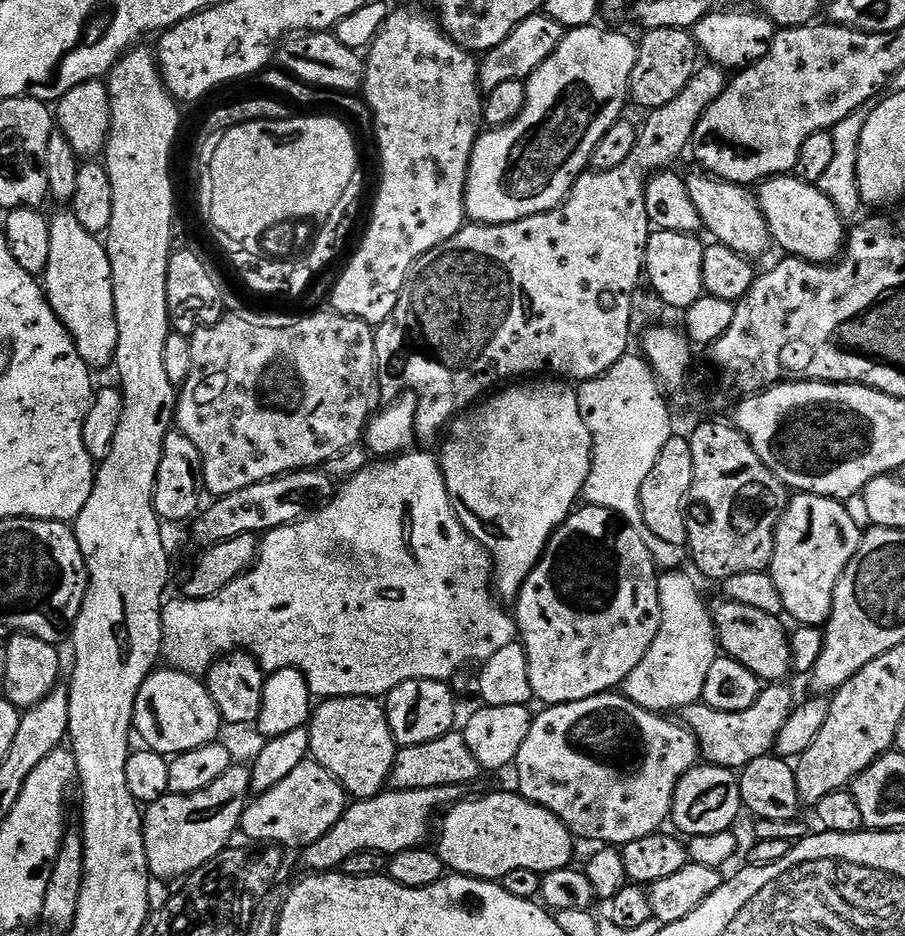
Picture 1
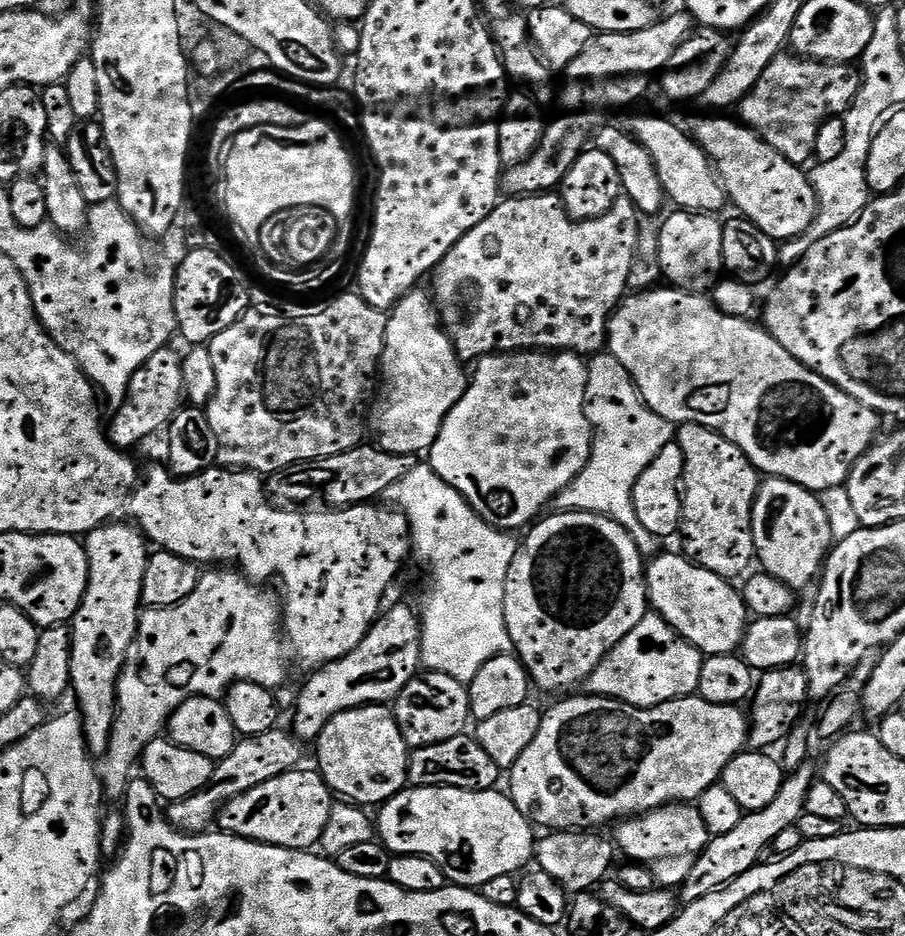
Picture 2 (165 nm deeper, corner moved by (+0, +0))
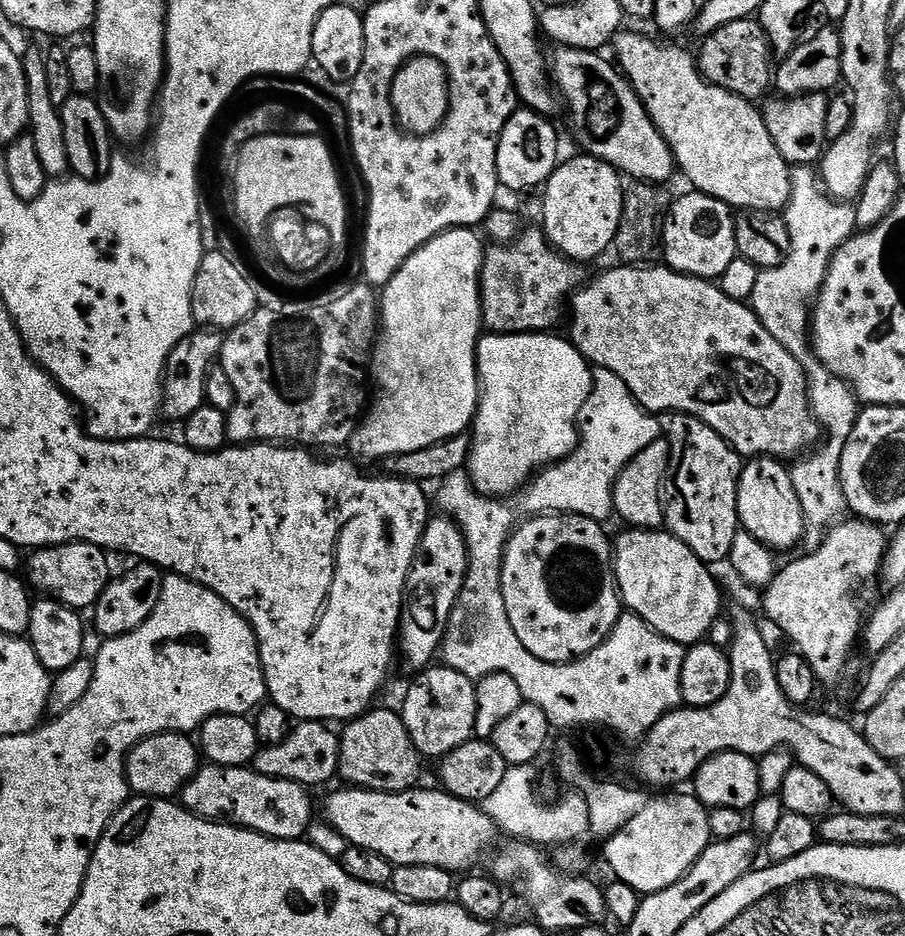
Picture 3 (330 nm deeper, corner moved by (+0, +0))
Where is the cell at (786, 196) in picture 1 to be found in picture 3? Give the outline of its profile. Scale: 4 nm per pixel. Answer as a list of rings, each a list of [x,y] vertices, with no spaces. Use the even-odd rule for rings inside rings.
[[[621,31],[614,41],[618,67],[644,103],[648,117],[670,146],[676,167],[681,173],[684,171],[685,178],[692,183],[689,185],[697,192],[705,192],[708,196],[726,202],[734,210],[783,213],[790,202],[792,168],[782,158],[782,154],[778,154],[774,138],[770,138],[770,130],[766,130],[763,111],[753,101],[744,100],[733,92],[708,83],[701,76],[693,53],[691,56],[672,44],[659,44],[648,36],[628,31]]]

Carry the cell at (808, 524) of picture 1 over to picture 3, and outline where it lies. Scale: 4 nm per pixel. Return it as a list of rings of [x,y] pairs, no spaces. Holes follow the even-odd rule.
[[[761,456],[747,461],[740,469],[738,514],[740,526],[767,548],[792,548],[804,539],[804,511],[794,490],[792,475],[779,459]]]

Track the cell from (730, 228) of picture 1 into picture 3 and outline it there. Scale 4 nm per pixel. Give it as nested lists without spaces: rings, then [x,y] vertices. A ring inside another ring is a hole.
[[[560,48],[557,53],[556,61],[553,59],[550,64],[550,75],[559,99],[565,105],[568,103],[568,116],[572,119],[572,132],[576,135],[577,142],[584,147],[581,149],[587,155],[596,156],[599,160],[604,160],[612,165],[617,172],[625,177],[633,176],[631,178],[633,181],[667,185],[669,183],[667,180],[671,178],[672,172],[677,171],[676,159],[672,157],[670,146],[664,141],[652,119],[648,117],[644,103],[640,101],[624,73],[611,59],[609,59],[610,61],[603,60],[603,55],[600,52]]]

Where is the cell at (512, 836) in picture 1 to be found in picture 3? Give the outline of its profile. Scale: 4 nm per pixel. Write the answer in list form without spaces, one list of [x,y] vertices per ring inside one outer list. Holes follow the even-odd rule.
[[[344,786],[328,800],[324,812],[332,828],[353,848],[374,850],[393,864],[399,866],[438,866],[453,874],[464,874],[480,860],[480,855],[491,846],[498,835],[498,827],[482,810],[479,803],[460,800],[449,792],[431,792],[423,786],[406,792],[369,792],[366,788]]]

